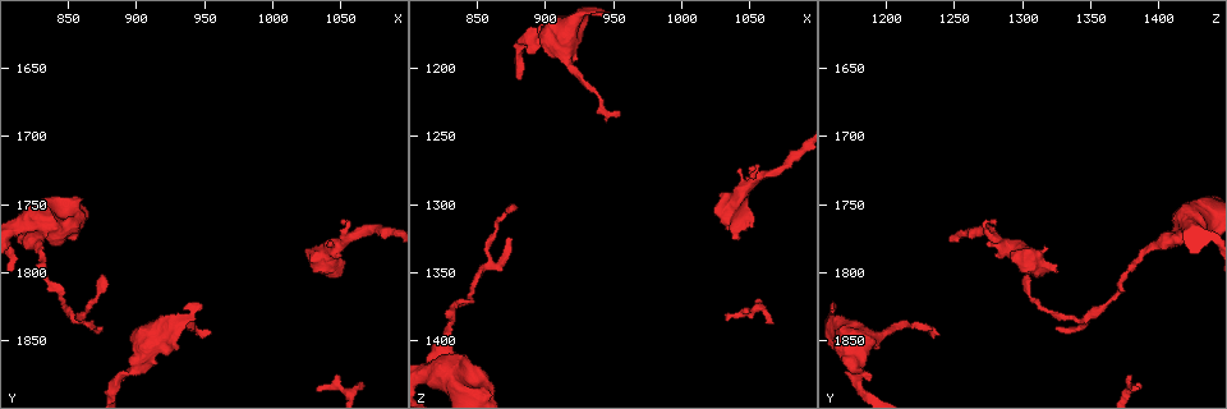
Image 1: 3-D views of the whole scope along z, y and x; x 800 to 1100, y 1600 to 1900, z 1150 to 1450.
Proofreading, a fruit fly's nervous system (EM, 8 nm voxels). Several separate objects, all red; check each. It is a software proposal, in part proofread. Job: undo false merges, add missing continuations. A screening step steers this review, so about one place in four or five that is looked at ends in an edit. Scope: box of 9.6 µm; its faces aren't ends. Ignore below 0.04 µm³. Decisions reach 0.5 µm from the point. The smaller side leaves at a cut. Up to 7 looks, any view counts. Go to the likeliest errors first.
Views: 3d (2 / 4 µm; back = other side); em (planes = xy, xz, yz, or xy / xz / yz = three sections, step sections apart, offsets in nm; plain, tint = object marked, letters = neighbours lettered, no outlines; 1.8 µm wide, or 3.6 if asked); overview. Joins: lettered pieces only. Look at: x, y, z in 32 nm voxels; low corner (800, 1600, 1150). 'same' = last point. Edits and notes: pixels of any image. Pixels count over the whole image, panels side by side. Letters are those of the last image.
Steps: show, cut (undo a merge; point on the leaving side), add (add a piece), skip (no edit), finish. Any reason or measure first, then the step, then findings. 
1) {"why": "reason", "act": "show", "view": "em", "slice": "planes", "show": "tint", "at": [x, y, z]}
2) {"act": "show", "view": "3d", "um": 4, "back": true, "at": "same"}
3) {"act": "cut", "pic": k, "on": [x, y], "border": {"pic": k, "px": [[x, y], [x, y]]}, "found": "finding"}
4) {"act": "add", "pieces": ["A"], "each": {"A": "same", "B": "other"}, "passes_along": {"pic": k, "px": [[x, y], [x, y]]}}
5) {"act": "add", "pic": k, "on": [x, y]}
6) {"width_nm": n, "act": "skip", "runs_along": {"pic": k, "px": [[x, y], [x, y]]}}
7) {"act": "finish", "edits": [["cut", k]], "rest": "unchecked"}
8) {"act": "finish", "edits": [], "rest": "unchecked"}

{"why": "thin neck", "act": "show", "view": "em", "slice": "planes", "show": "letters", "at": [890, 1876, 1180]}

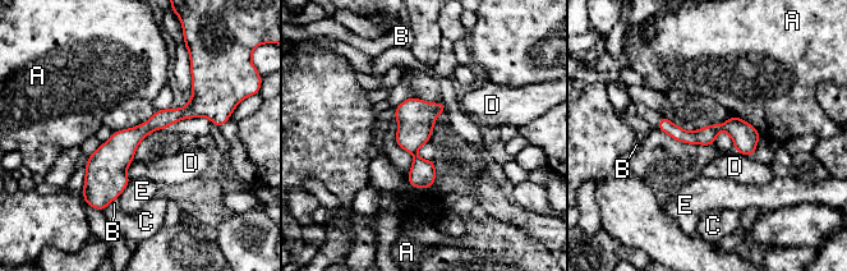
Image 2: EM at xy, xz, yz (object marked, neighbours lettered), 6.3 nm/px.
{"act": "skip", "each": {"A": "other", "B": "other", "C": "other", "D": "other", "E": "other"}, "found": "all the same cell"}

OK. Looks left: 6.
{"why": "branch stops here", "act": "show", "view": "em", "slice": "xy", "step": 4, "show": "letters", "at": [1052, 1760, 1280]}

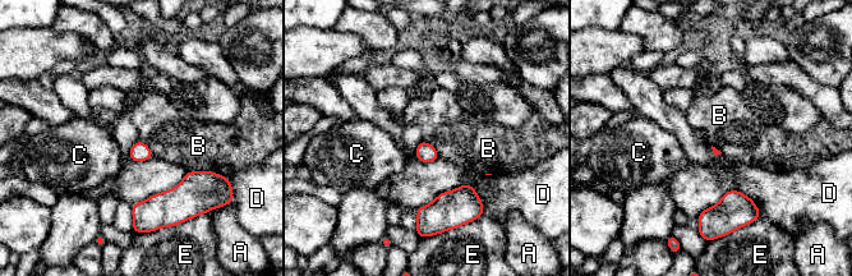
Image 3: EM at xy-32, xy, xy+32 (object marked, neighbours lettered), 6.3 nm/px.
{"act": "show", "view": "em", "slice": "planes", "show": "letters", "at": "same"}

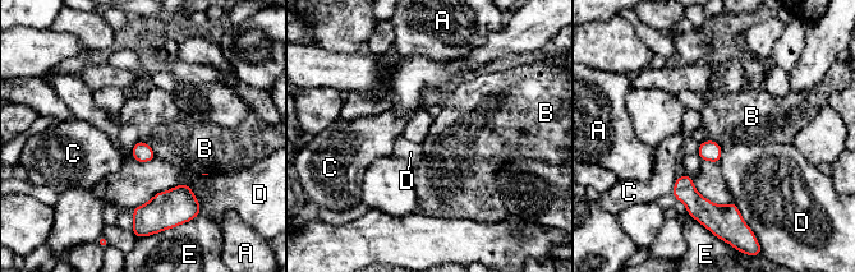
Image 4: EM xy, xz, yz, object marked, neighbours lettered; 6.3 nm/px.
{"act": "skip", "each": {"A": "other", "B": "other", "C": "other", "D": "other", "E": "other"}, "border": {"pic": 4, "px": [[139, 139], [156, 156]]}, "found": "no lettered piece goes on from it"}

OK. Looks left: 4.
{"why": "free end", "act": "show", "view": "em", "slice": "planes", "show": "letters", "at": [876, 1804, 1306]}

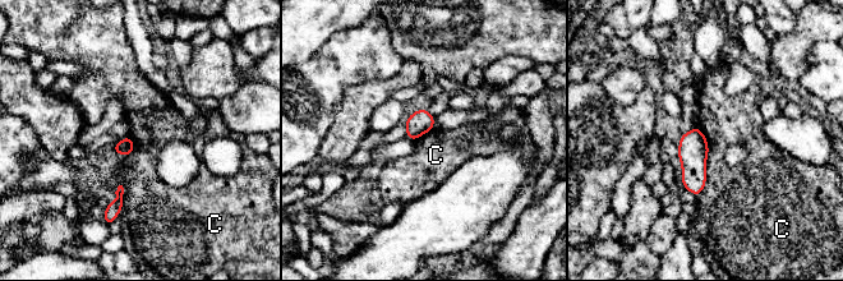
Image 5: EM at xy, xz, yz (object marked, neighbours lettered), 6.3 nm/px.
{"longest_contact_nm": ["C", 440], "act": "skip", "each": {"C": "other"}, "border": {"pic": 5, "px": [[696, 125], [708, 147], [698, 196]]}, "found": "none of them fits"}

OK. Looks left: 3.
{"act": "finish", "edits": [], "rest": "unchecked"}

